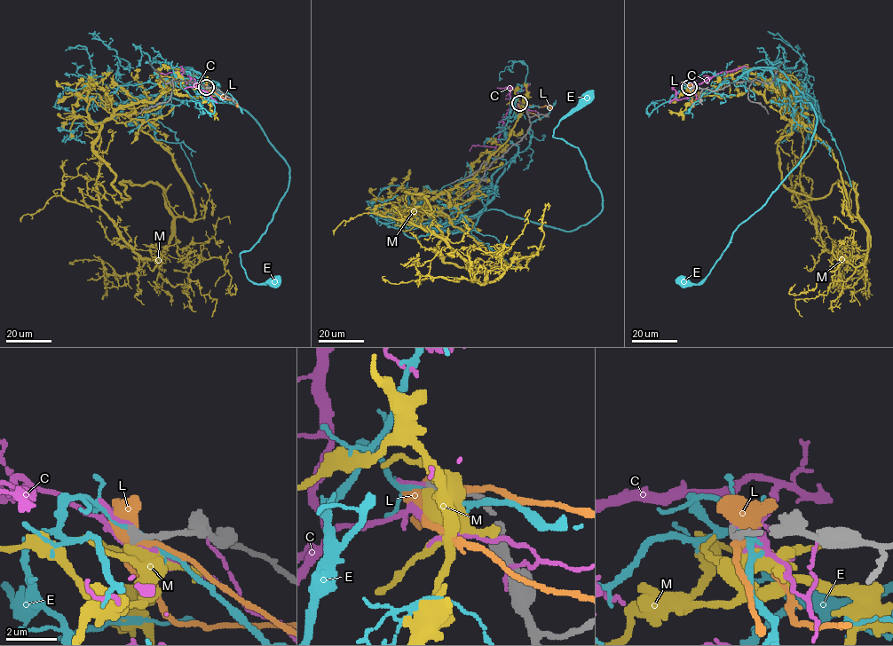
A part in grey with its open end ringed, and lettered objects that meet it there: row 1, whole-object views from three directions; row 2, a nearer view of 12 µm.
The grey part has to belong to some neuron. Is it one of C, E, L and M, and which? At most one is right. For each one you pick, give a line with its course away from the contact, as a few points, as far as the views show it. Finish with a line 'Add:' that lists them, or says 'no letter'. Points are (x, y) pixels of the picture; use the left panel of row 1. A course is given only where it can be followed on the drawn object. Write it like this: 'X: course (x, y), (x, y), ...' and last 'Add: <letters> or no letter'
Add: no letter

